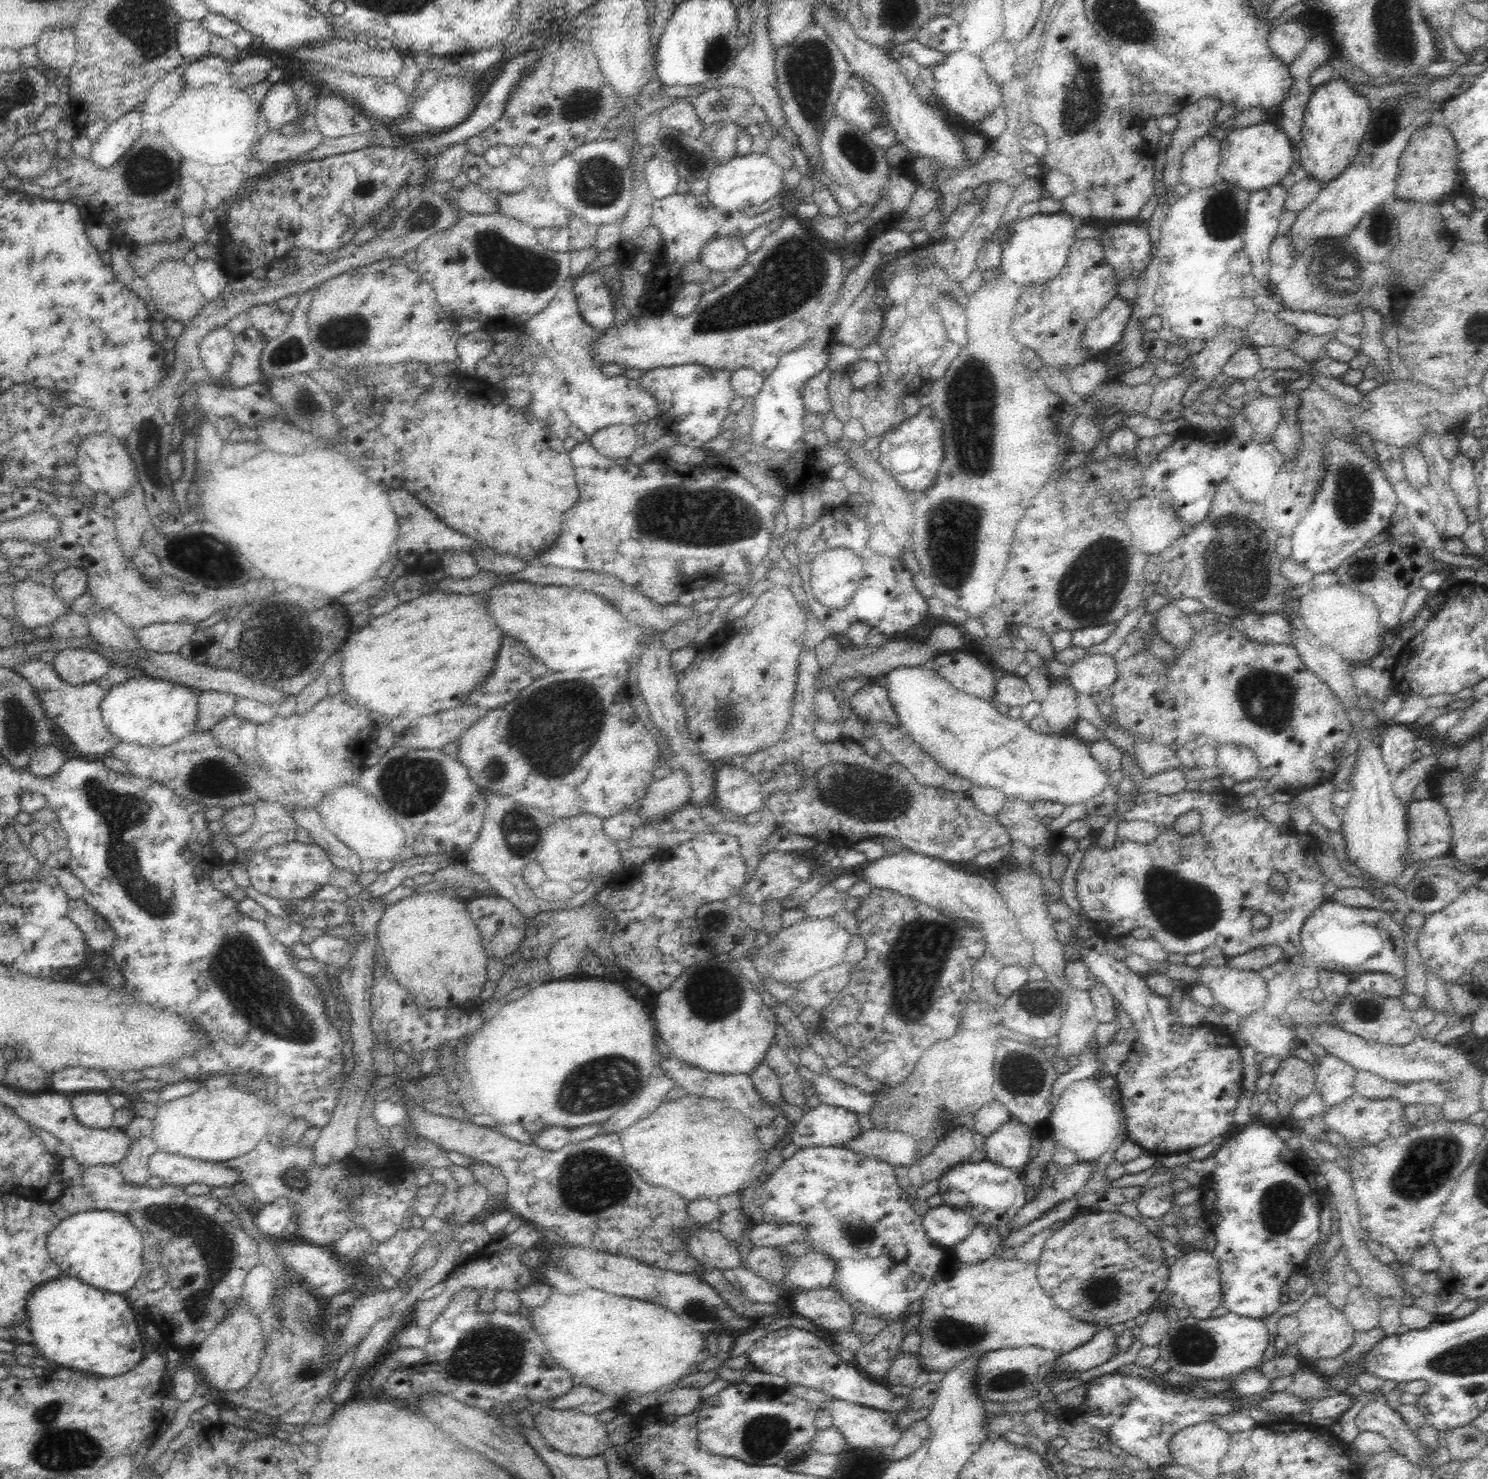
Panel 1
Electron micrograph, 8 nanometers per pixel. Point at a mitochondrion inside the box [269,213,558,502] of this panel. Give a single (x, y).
(345, 331)

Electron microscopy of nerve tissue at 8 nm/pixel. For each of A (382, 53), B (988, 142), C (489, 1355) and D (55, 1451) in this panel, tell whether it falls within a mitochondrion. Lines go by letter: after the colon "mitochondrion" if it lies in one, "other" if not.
A: other
B: other
C: mitochondrion
D: mitochondrion

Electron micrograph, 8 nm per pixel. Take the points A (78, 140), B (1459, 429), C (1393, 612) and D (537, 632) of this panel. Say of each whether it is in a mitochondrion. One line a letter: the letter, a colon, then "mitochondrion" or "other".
A: other
B: other
C: other
D: other

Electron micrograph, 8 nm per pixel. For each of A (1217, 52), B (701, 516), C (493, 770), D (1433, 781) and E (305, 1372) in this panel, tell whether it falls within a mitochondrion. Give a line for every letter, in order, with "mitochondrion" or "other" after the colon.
A: other
B: mitochondrion
C: mitochondrion
D: other
E: mitochondrion

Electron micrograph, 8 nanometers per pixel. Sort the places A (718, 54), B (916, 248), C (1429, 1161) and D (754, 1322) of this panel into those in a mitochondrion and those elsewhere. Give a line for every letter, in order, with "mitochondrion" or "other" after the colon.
A: mitochondrion
B: other
C: mitochondrion
D: other

